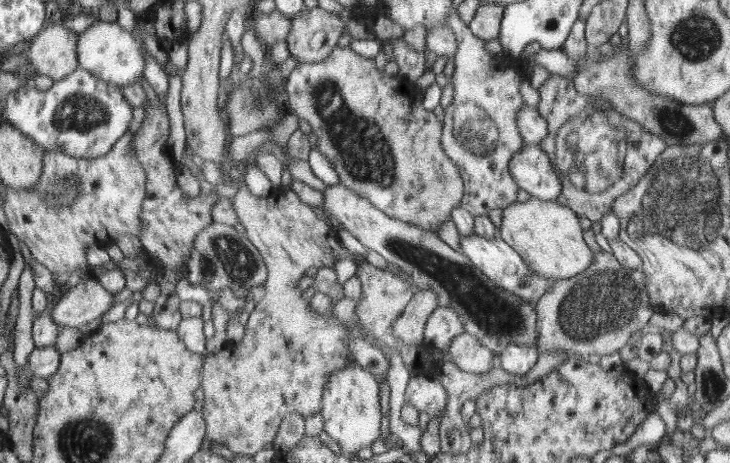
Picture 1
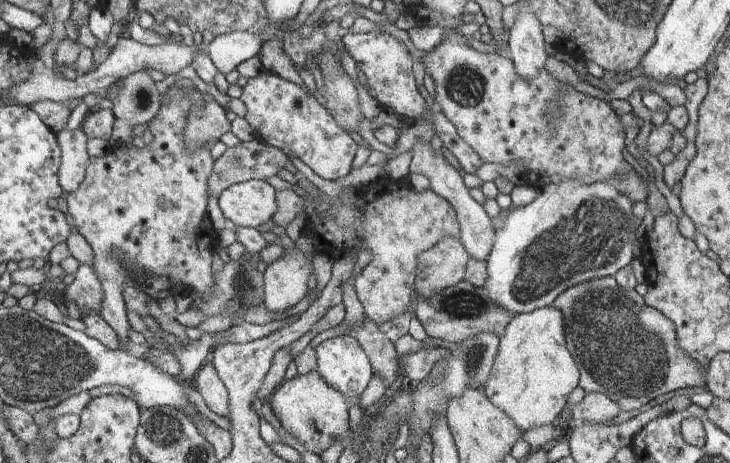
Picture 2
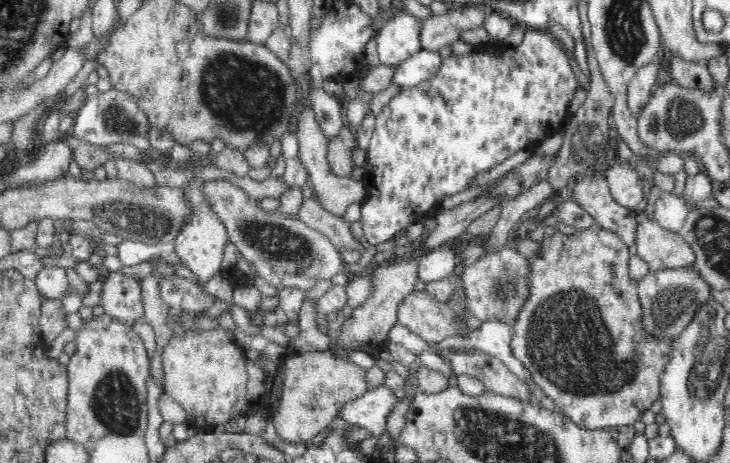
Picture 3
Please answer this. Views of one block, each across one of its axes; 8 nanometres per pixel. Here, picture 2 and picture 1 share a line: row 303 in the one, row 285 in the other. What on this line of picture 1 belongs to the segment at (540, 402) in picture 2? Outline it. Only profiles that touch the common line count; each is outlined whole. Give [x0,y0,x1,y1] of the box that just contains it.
[498,197,595,286]

